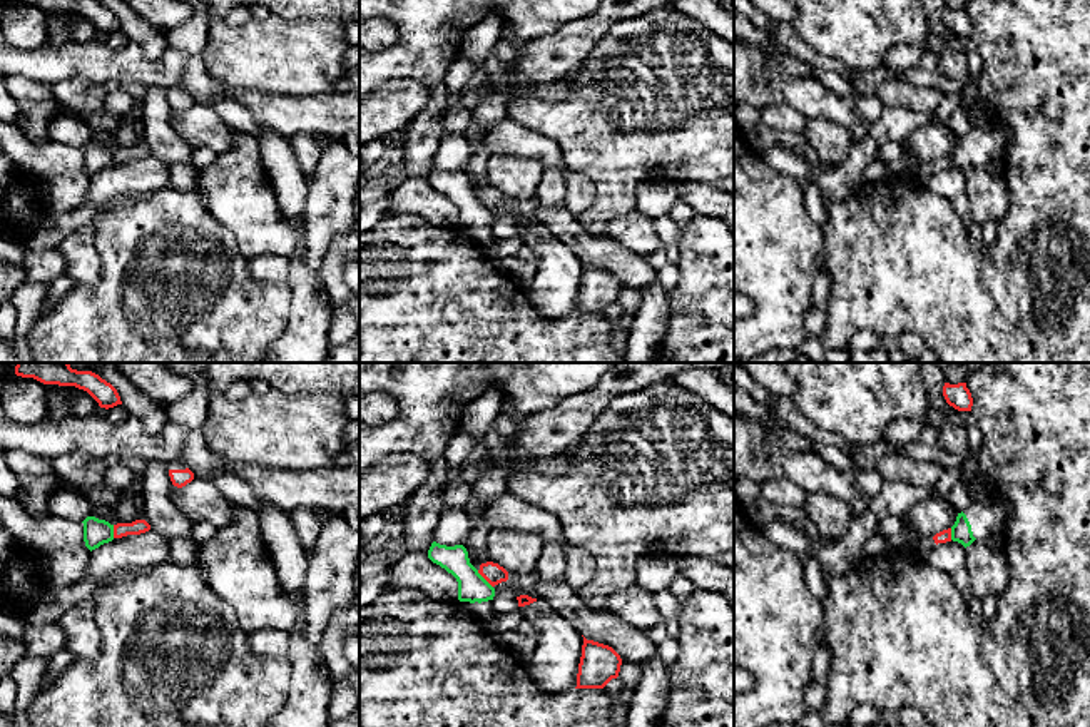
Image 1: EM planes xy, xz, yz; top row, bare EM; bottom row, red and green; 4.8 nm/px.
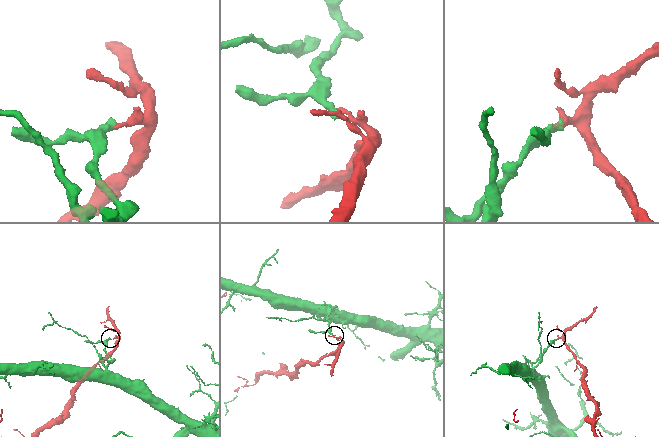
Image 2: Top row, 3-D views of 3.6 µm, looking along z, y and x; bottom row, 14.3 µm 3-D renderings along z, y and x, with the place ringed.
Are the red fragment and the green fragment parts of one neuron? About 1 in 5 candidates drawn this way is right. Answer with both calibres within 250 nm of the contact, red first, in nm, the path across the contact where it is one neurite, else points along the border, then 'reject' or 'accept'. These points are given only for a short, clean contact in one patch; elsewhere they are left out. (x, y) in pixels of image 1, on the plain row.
100 nm thick on the red side, 140 nm on the other; border along xz (477, 196), (492, 213); reject

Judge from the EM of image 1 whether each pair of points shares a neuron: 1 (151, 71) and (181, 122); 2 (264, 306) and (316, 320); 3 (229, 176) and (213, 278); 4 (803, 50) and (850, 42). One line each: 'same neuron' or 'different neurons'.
1: different neurons
2: different neurons
3: different neurons
4: different neurons

